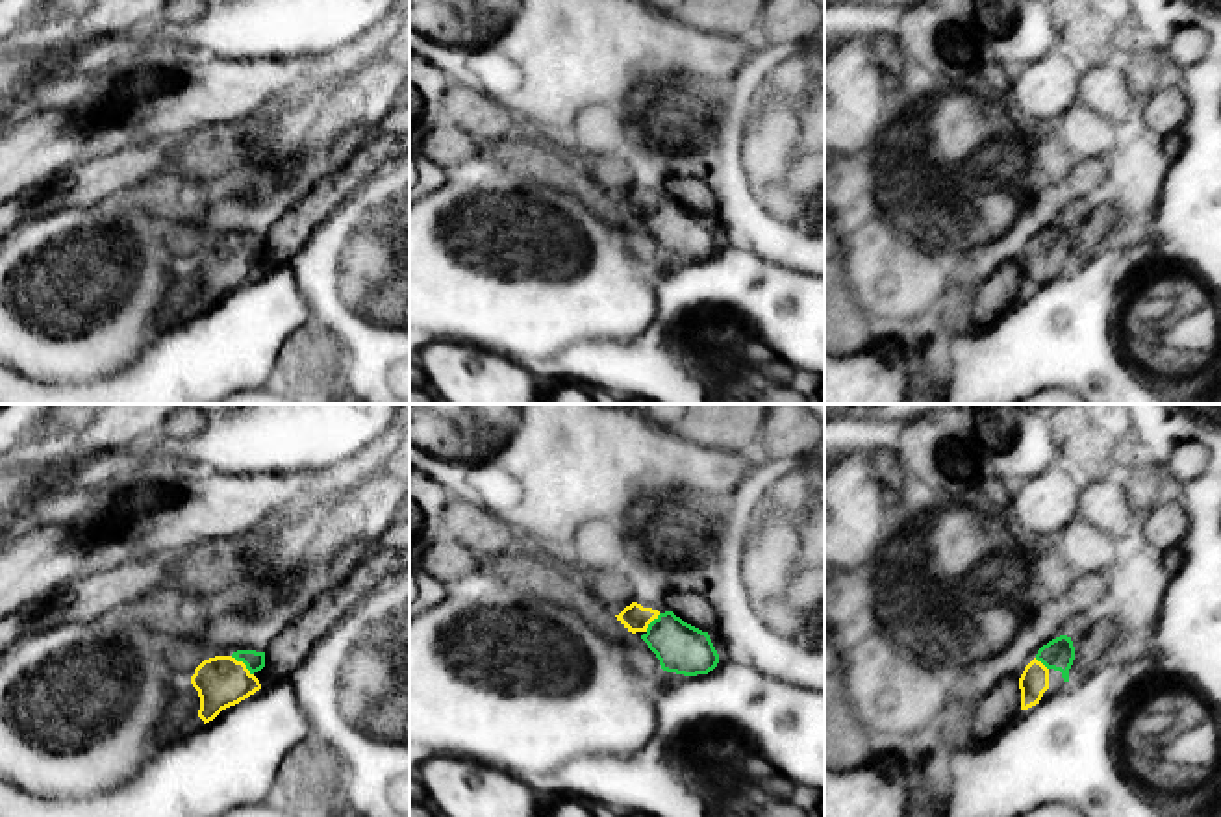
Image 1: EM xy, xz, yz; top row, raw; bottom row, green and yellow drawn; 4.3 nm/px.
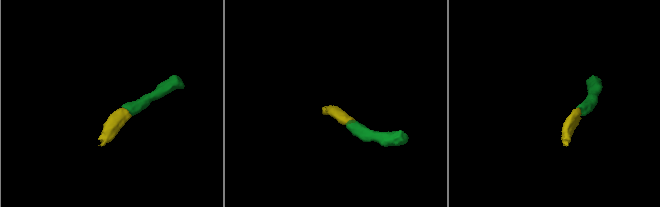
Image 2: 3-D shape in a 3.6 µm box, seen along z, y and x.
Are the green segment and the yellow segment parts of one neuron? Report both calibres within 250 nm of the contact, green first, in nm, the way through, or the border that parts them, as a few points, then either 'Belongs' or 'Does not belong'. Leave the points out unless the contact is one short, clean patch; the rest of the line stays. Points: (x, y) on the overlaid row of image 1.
Thickness 90 nm (green) against 220 nm. Path across: xy (254, 662), (243, 662), (221, 682). Belongs

